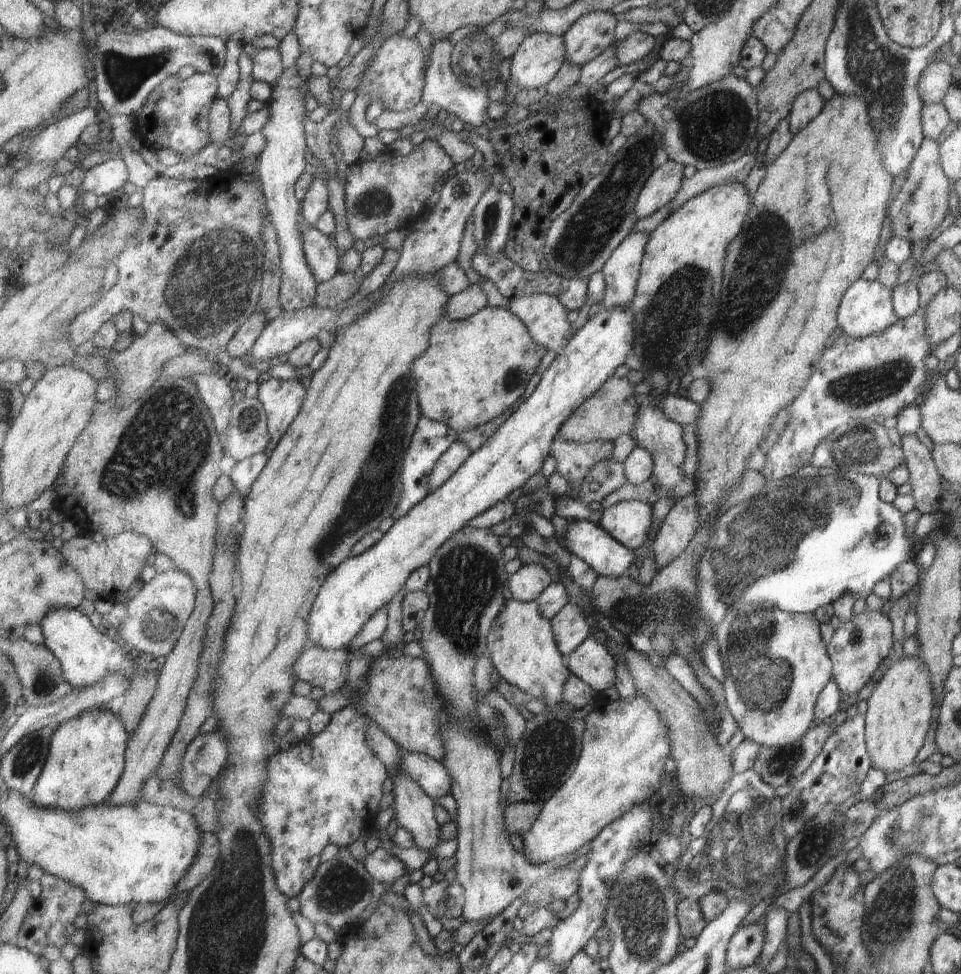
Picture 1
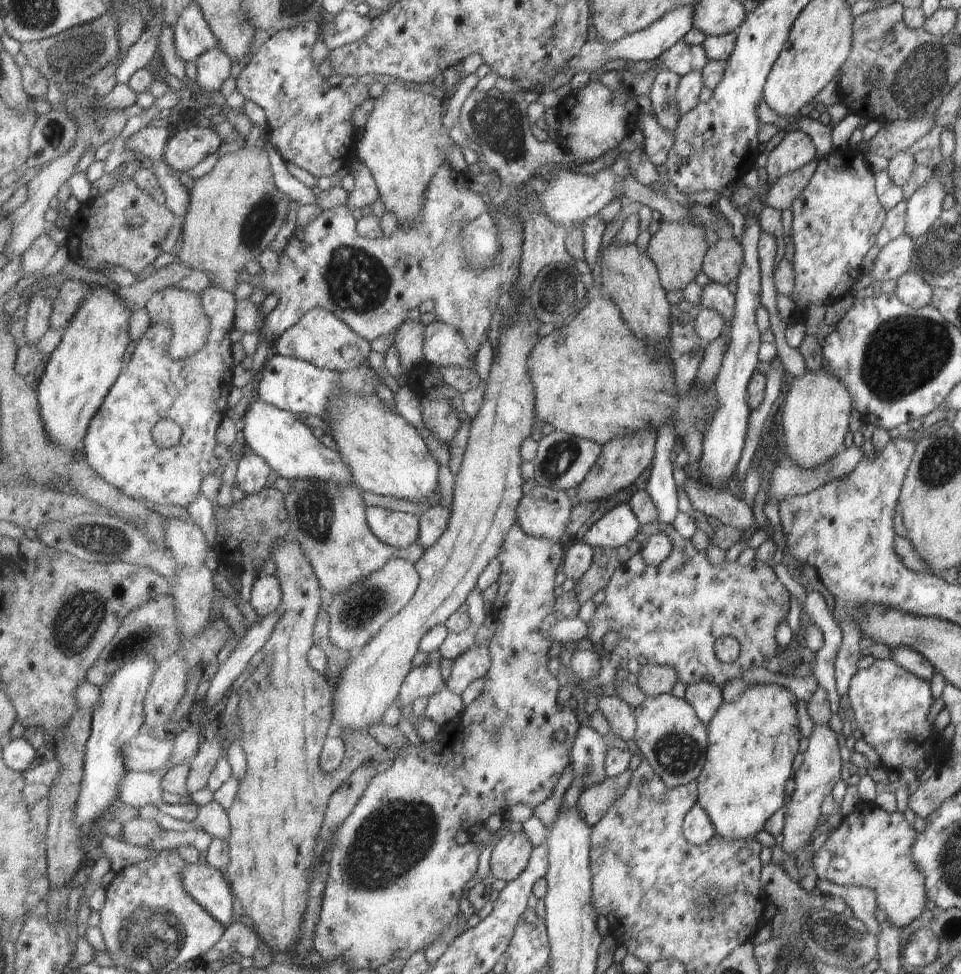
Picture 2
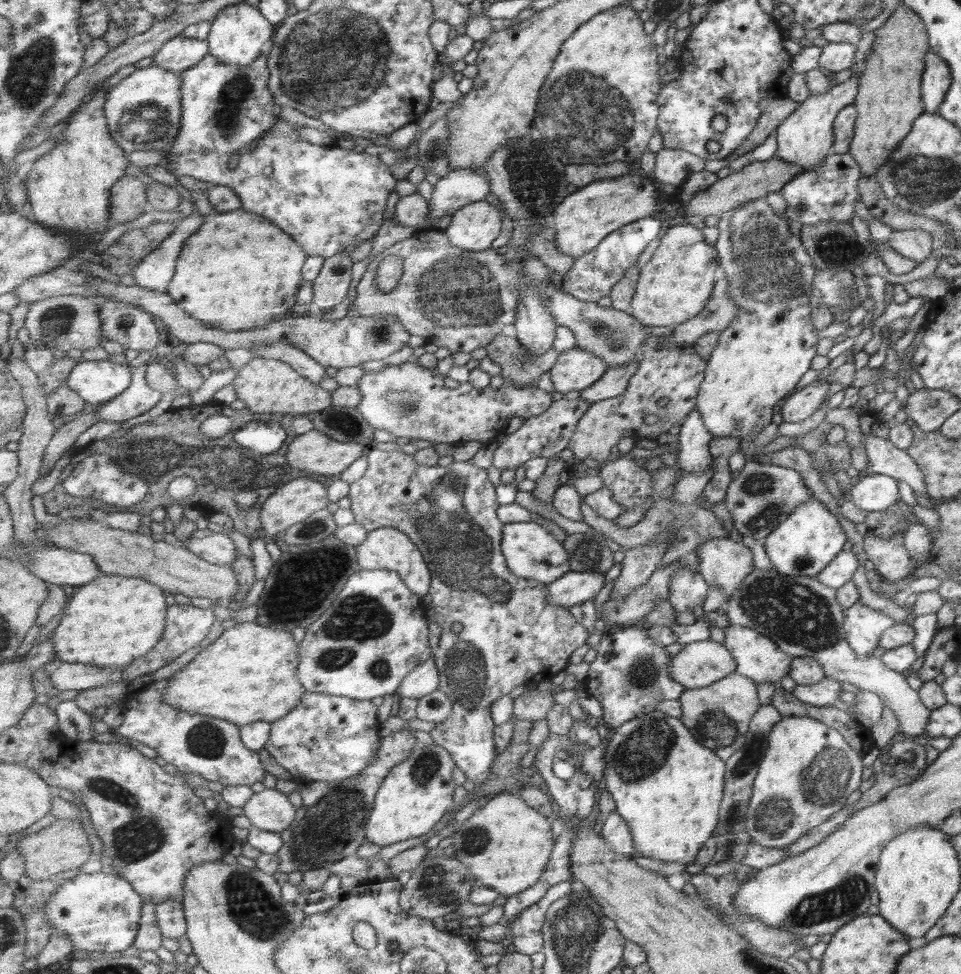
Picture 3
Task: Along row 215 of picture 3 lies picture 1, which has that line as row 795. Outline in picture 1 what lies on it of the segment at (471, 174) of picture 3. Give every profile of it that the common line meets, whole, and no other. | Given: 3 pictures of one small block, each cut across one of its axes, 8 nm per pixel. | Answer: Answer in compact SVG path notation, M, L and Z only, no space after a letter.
M404 750L402 767L433 800L440 801L441 798L454 792L454 779L451 772L435 758Z

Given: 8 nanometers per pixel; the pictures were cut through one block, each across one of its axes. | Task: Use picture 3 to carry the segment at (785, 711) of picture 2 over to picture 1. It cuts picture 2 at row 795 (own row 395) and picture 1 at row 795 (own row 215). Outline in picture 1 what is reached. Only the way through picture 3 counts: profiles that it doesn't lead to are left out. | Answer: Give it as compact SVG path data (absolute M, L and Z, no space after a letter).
M749 769L737 774L723 794L708 809L711 812L711 821L705 826L704 834L692 840L682 855L681 861L671 870L671 886L673 886L682 899L697 902L697 900L710 891L721 891L724 898L741 899L747 897L754 904L771 896L776 888L782 887L783 862L785 851L785 838L781 830L781 802L767 784L762 782L757 772Z

